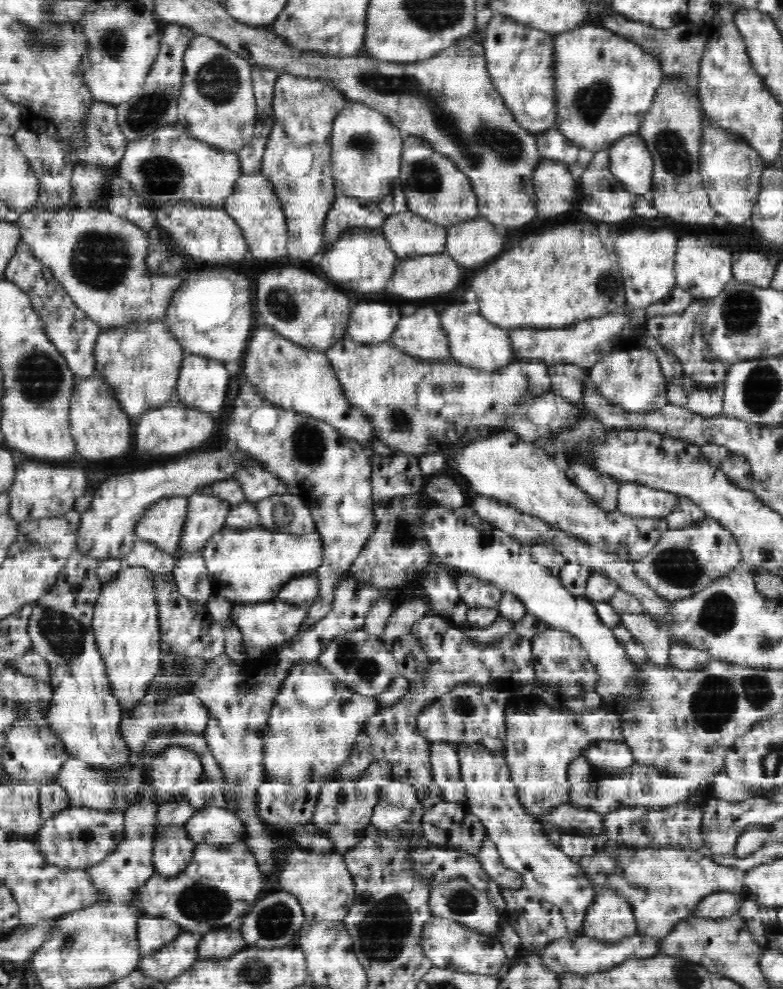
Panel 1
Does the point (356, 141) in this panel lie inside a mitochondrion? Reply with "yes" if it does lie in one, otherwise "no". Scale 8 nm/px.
yes

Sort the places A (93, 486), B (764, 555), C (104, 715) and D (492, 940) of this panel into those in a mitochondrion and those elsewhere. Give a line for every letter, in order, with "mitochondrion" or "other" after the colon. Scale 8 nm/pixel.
A: other
B: mitochondrion
C: other
D: other

